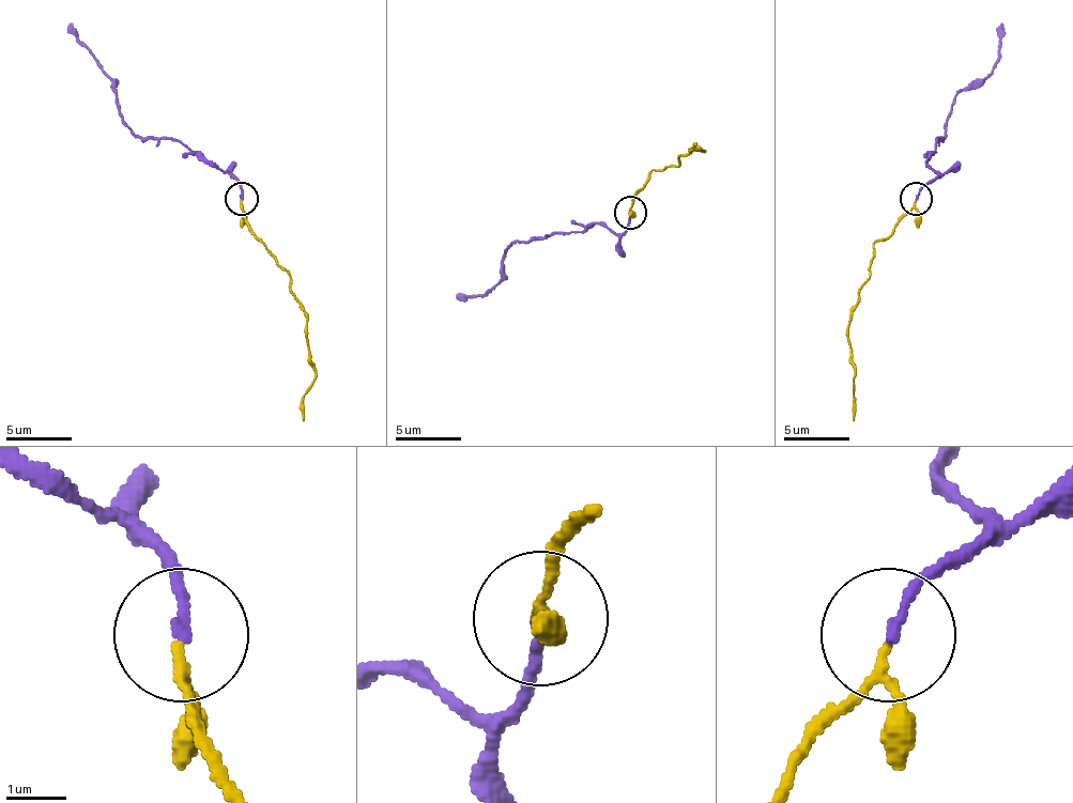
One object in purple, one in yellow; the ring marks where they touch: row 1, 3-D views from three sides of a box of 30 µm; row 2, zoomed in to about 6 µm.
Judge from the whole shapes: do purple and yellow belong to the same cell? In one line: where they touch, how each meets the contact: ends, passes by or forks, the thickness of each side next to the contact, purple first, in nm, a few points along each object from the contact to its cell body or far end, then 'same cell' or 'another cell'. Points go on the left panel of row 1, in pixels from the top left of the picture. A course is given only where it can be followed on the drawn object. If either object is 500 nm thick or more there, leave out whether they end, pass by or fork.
place (241, 198); purple ends; yellow passes by; calibres 180 and 120 nm; course purple (241, 198), (234, 178), (201, 161), (185, 145), (139, 138), (126, 125), (112, 79), (70, 24); course yellow (241, 201), (247, 227), (290, 276), (290, 292), (303, 312), (306, 344), (316, 374), (303, 397), (303, 420); same cell

